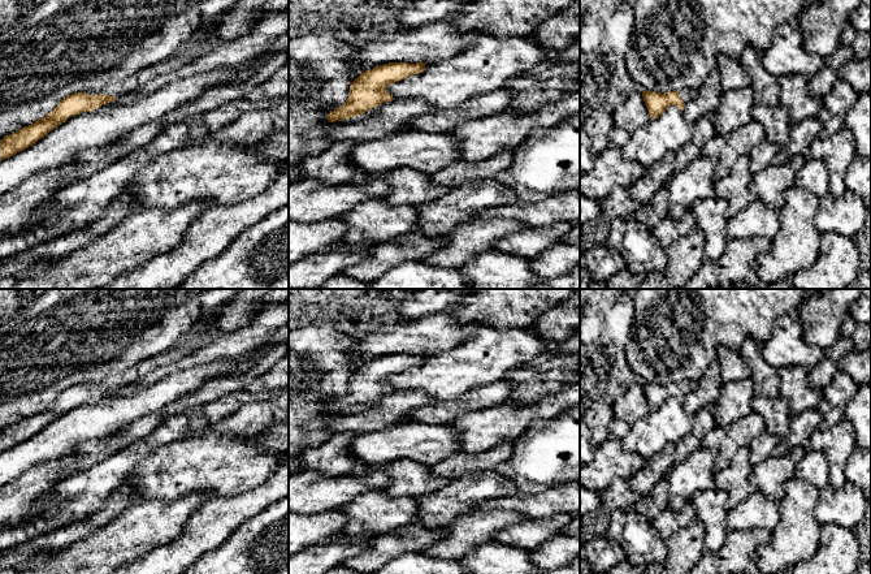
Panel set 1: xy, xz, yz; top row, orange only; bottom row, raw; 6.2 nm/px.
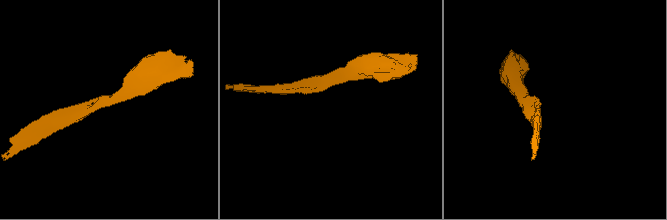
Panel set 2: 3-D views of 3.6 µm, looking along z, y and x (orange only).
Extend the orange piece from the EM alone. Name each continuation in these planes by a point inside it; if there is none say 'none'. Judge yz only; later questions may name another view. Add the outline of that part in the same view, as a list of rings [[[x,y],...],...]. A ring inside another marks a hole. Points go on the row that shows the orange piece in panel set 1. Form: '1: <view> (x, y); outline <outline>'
1: yz (685, 94); outline [[[684,87],[684,89],[679,90],[679,95],[684,103],[688,103],[688,102],[693,100],[697,94],[694,91]]]

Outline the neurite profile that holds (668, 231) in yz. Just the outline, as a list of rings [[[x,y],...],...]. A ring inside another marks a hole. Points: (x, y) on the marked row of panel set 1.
[[[688,211],[680,220],[673,220],[671,217],[662,220],[651,229],[651,233],[659,243],[667,249],[696,228],[697,224],[694,221],[694,216],[692,211]]]

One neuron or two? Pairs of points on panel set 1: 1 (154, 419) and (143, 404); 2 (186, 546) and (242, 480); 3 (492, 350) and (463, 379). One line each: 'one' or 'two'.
1: two
2: two
3: one

